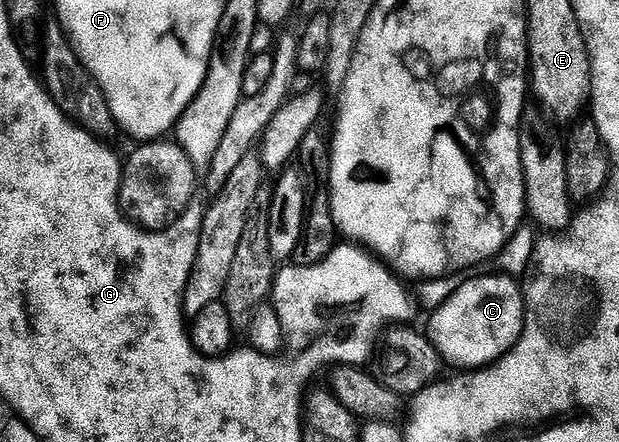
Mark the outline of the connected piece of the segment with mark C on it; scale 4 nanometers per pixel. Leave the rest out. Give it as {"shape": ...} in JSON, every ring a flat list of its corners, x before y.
{"shape":[[510,274,479,275,463,281,443,304,434,308,429,338,448,364,482,369,503,358,519,343,525,322,522,286]]}

